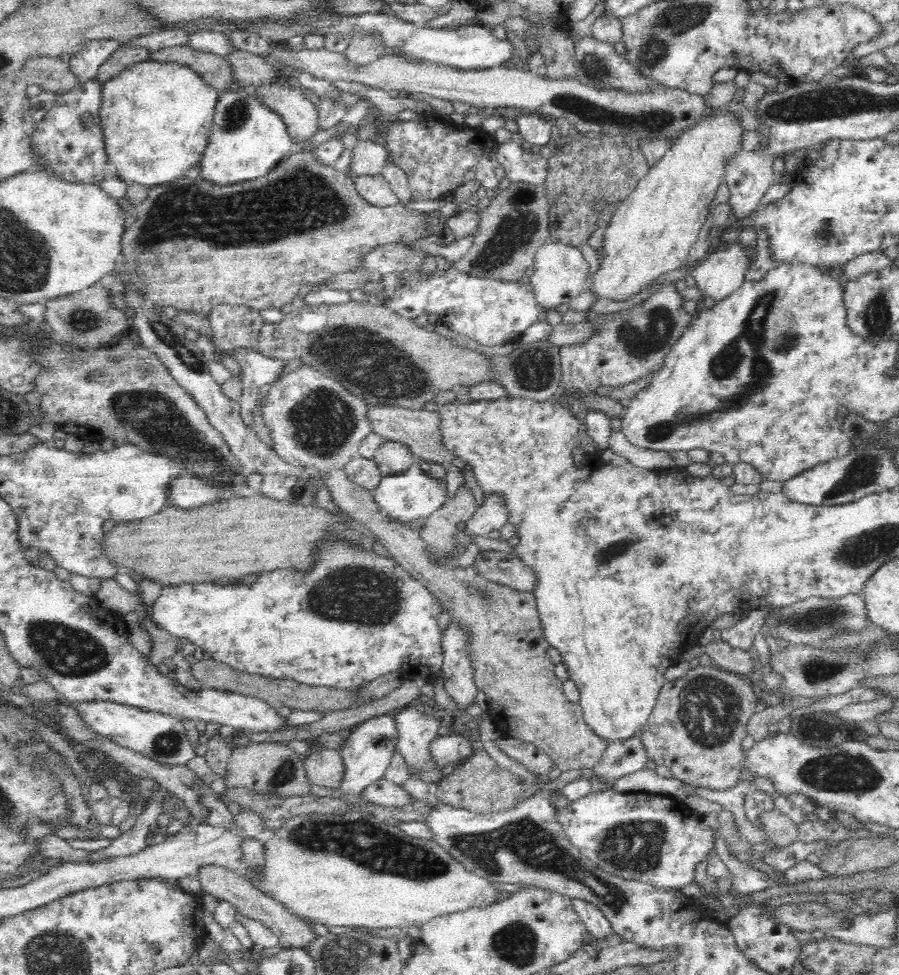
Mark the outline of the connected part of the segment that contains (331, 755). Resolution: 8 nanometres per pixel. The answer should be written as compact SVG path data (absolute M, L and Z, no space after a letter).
M336 750L309 752L304 759L306 775L312 784L340 789L344 782L344 759Z

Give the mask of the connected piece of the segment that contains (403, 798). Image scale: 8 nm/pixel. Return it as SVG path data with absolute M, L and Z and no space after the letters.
M381 778L378 782L366 786L361 793L365 802L390 806L390 808L404 808L415 801L414 796L400 785L387 779Z

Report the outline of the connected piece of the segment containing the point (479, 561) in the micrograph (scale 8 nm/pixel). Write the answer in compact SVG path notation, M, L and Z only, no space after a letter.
M494 550L480 551L474 565L480 574L504 586L522 591L534 592L538 588L538 576L518 556Z

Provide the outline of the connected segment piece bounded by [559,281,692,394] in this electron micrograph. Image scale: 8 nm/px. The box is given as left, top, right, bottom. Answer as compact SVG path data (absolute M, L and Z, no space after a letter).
M664 281L658 290L648 296L641 304L636 304L632 308L610 312L610 314L600 314L592 310L587 311L587 323L591 324L592 332L587 339L582 342L560 347L562 365L562 388L574 388L576 391L586 394L588 391L594 392L600 386L620 387L634 382L639 378L646 378L653 371L657 371L664 362L664 357L668 354L677 338L684 332L690 324L692 316L682 308L682 292L676 290L672 281Z

